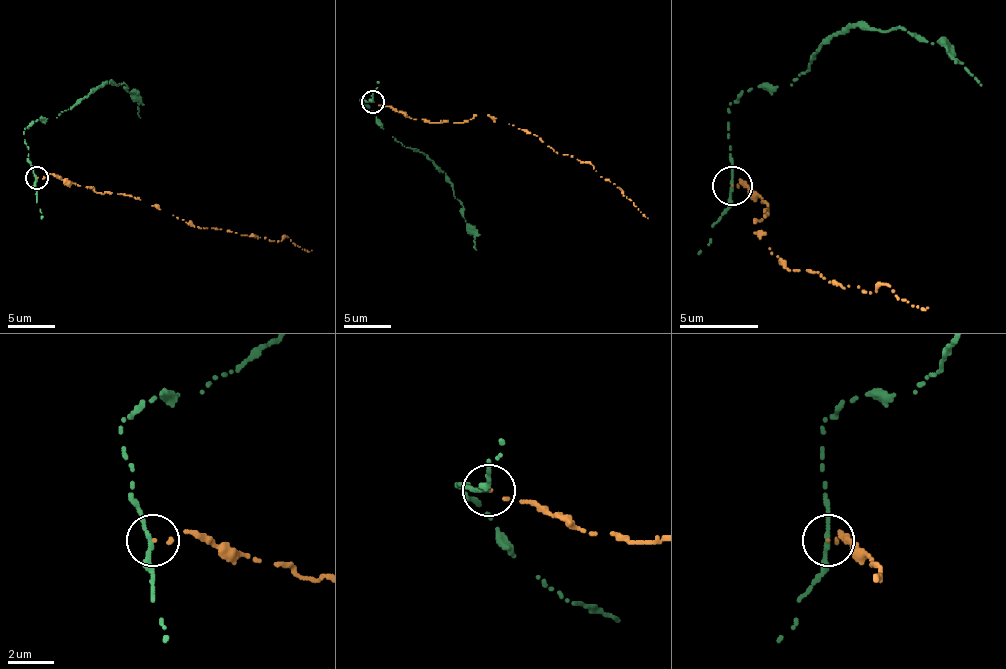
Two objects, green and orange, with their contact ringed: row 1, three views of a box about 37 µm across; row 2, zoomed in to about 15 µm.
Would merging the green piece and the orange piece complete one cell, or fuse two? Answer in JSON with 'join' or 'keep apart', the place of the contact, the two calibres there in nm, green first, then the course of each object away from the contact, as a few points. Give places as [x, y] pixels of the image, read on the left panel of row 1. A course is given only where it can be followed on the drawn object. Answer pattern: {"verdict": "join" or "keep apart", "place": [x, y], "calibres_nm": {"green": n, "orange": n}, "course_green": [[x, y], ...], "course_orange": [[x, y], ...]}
{"verdict": "keep apart", "place": [36, 177], "calibres_nm": {"green": 190, "orange": 110}, "course_green": [[36, 178], [24, 131], [33, 121], [57, 117], [99, 86], [111, 84], [125, 84], [139, 105], [139, 117]], "course_orange": [[36, 178], [55, 173], [76, 185], [128, 194], [191, 225], [271, 241], [287, 237], [311, 251]]}

